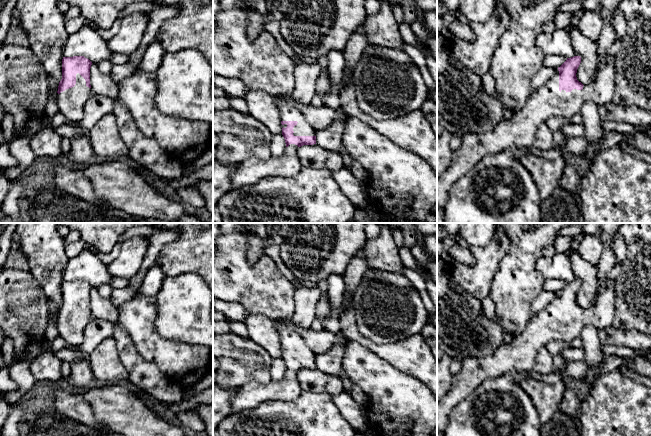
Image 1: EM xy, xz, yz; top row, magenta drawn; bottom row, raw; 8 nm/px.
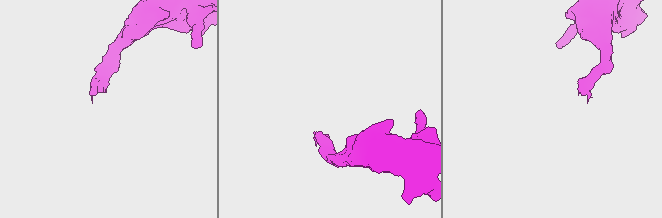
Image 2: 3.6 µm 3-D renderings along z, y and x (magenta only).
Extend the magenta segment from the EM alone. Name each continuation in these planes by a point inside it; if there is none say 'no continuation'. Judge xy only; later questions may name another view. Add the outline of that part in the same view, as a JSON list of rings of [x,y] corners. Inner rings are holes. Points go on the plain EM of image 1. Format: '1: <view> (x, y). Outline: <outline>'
1: xy (71, 326). Outline: [[[77,297],[75,310],[57,317],[58,335],[70,347],[79,347],[84,339],[84,330],[92,317],[92,312],[87,311],[85,303]]]

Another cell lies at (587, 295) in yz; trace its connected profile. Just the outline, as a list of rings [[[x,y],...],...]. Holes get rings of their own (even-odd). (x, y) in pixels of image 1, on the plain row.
[[[570,248],[566,253],[575,275],[575,280],[581,281],[581,287],[577,293],[576,301],[583,309],[592,308],[598,297],[599,284],[595,266],[581,258],[578,251],[571,252]]]

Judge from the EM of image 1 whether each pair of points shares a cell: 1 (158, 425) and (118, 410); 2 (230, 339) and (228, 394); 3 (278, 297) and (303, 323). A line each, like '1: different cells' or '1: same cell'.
1: same cell
2: different cells
3: different cells

